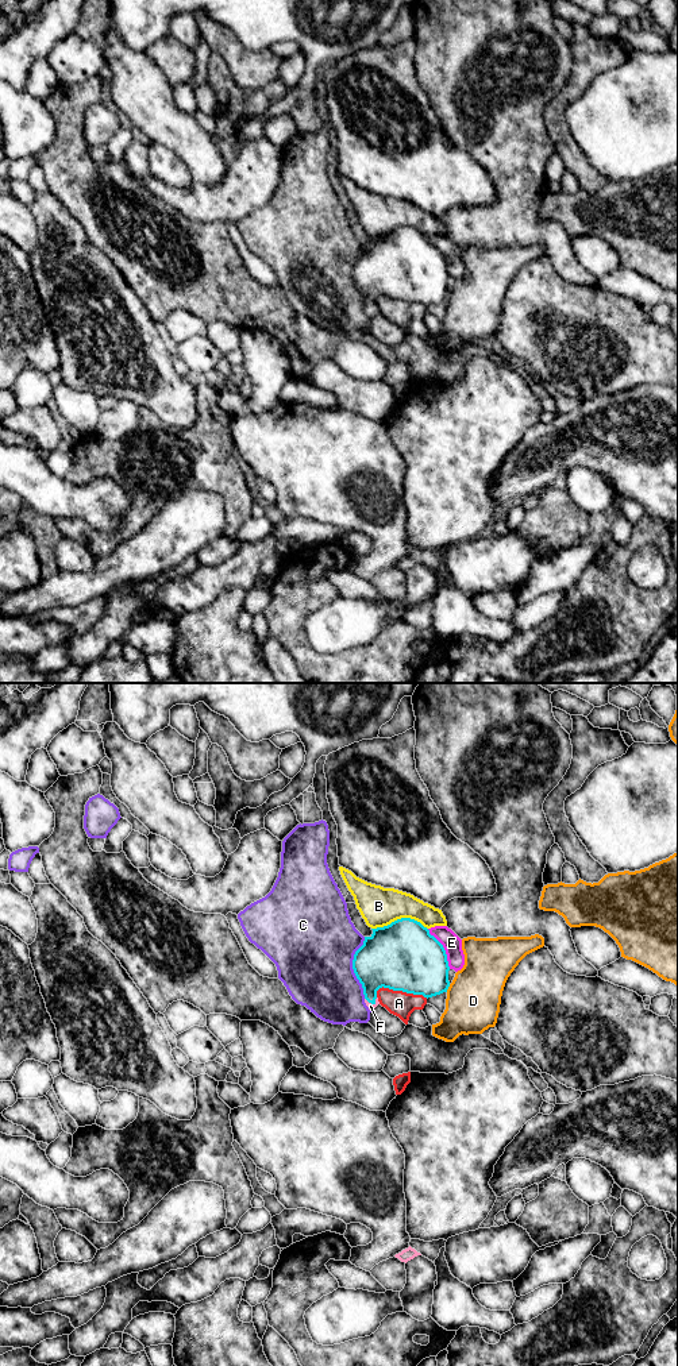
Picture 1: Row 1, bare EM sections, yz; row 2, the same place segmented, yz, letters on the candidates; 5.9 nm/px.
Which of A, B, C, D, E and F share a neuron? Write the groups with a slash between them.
A / B / C / D / E / F

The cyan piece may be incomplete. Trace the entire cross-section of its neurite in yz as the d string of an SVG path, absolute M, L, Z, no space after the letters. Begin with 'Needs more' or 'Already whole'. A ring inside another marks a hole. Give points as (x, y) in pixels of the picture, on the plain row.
Needs more. M401 227L371 239L373 243L365 246L363 254L355 261L353 269L353 278L362 293L369 319L380 313L377 300L382 296L423 304L427 308L447 301L450 296L447 263L427 236L415 228Z

